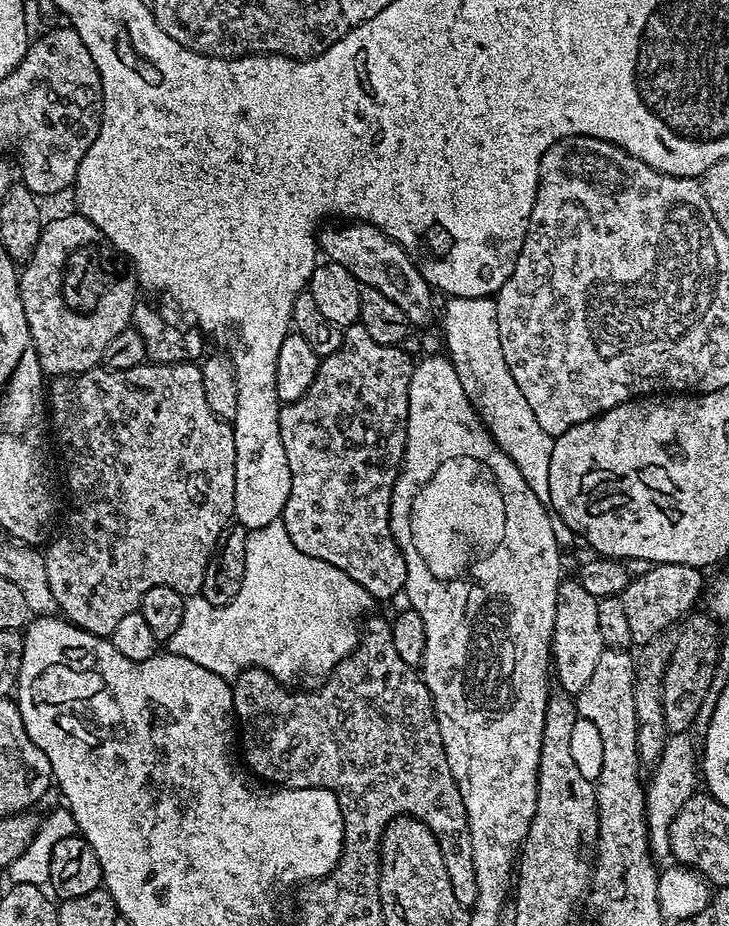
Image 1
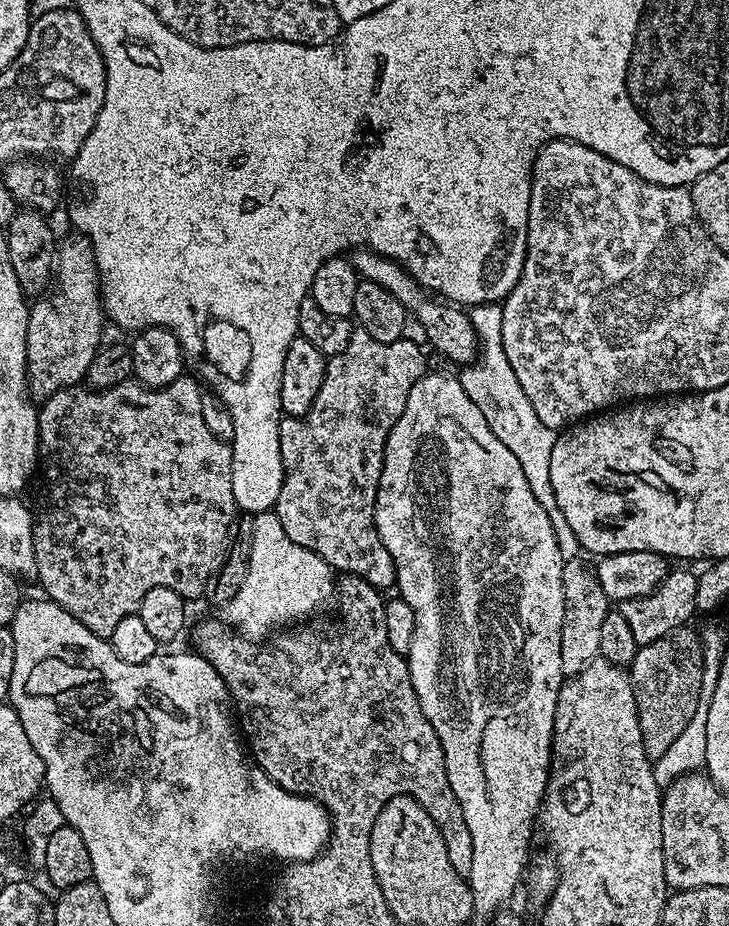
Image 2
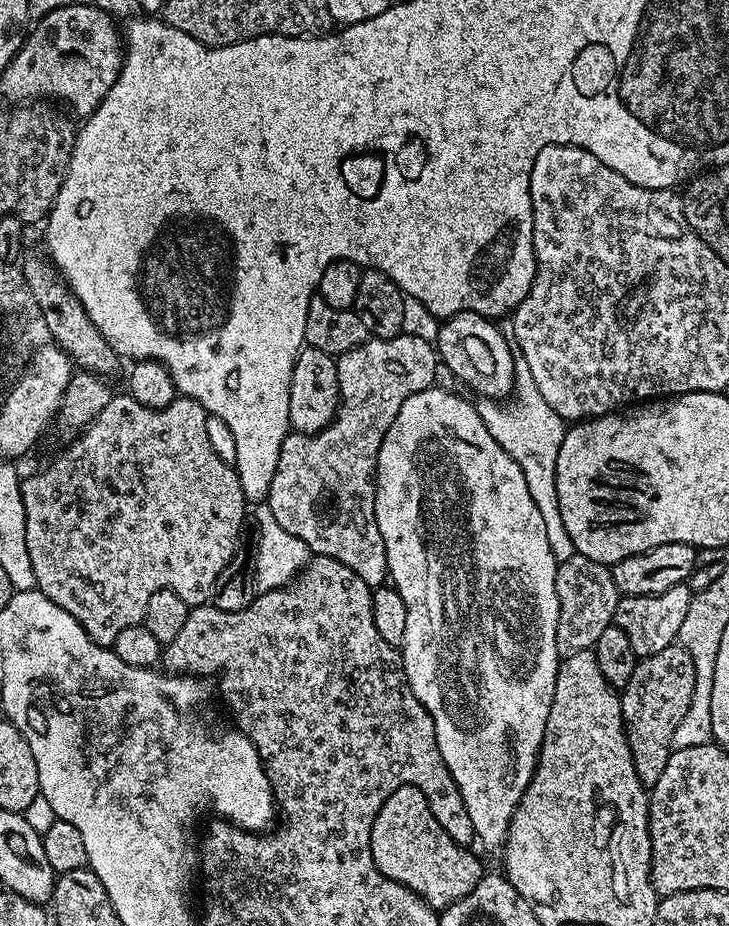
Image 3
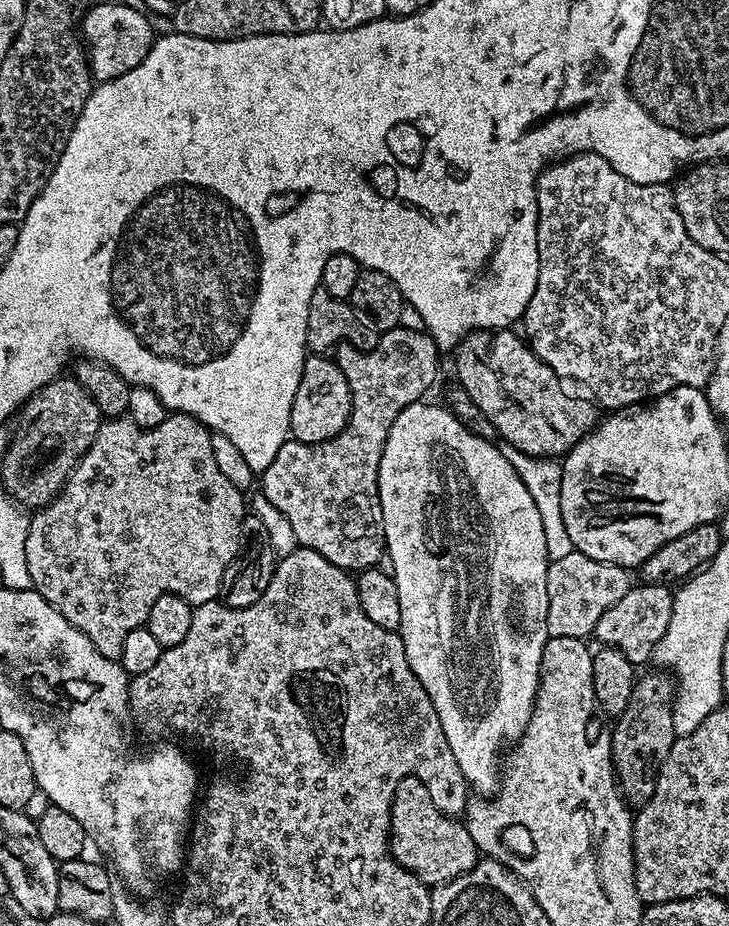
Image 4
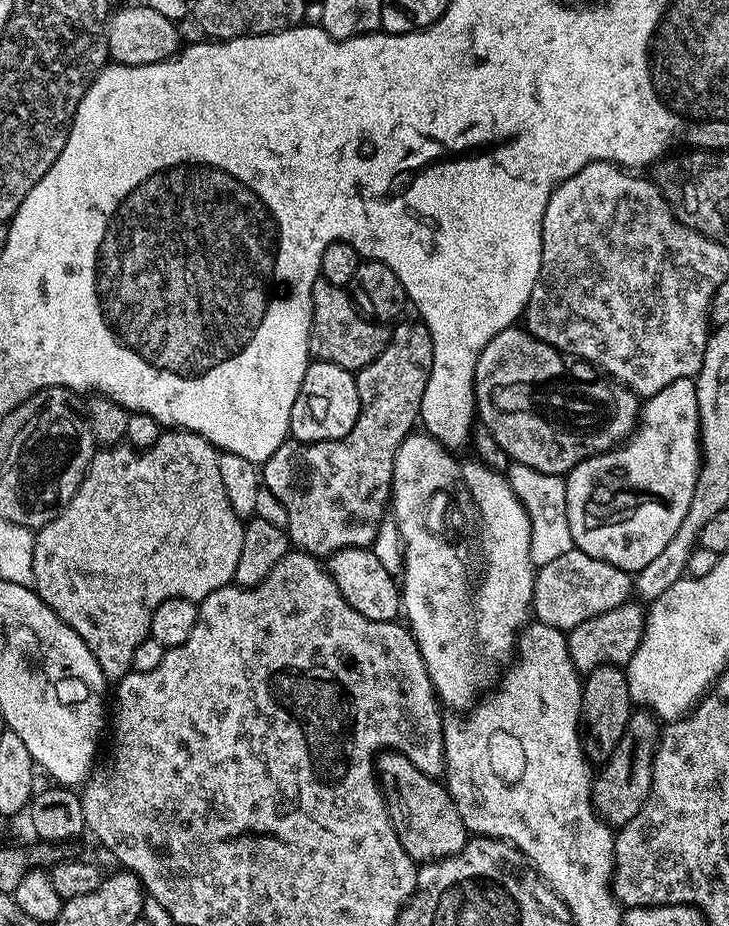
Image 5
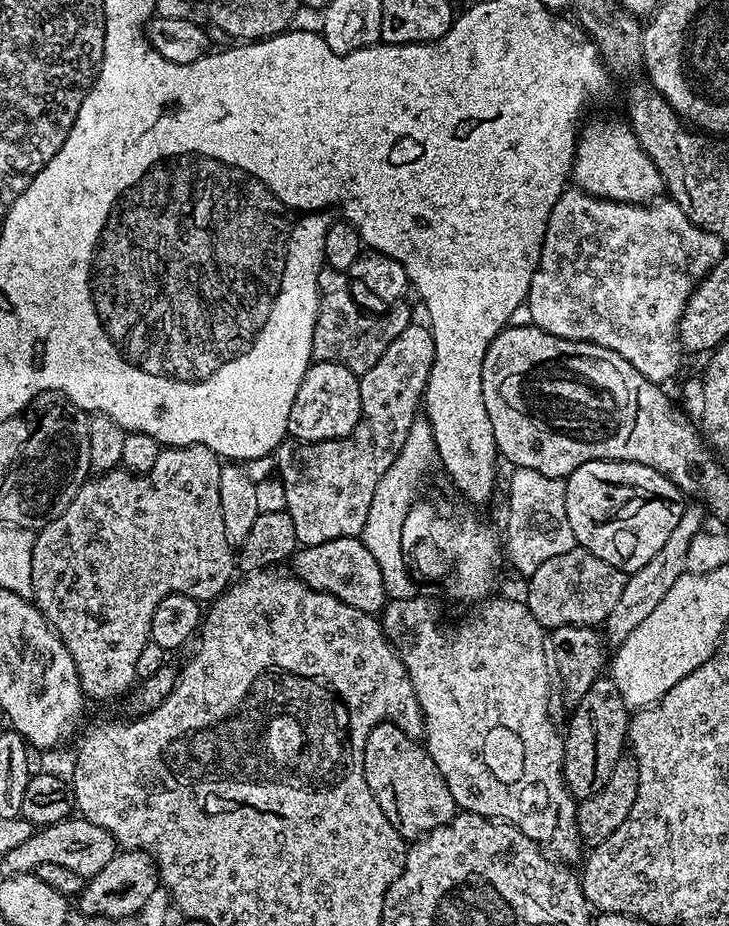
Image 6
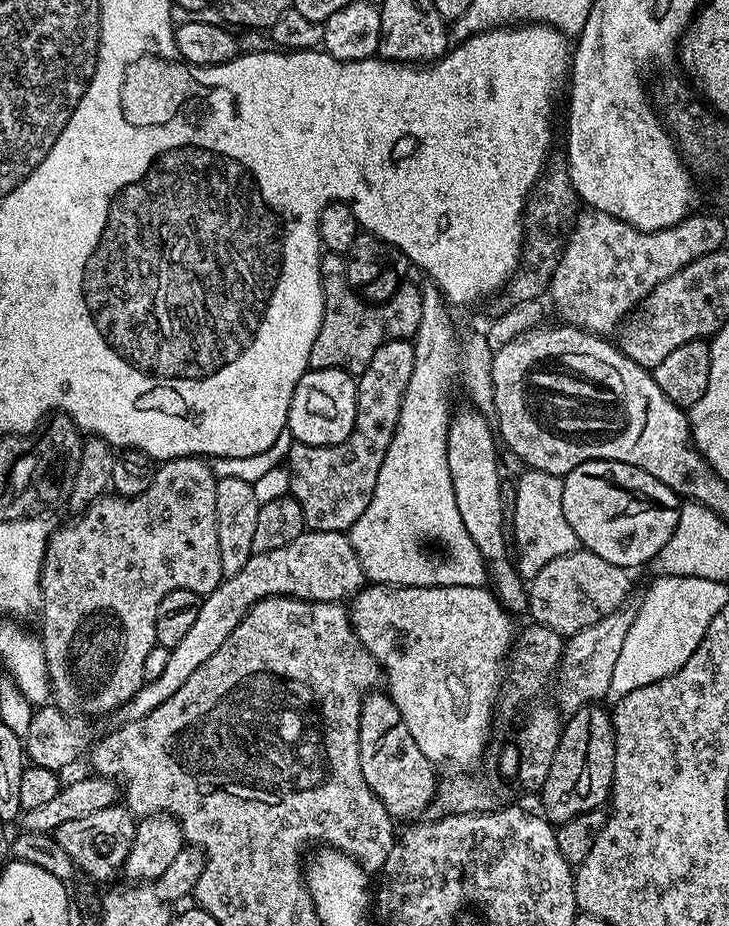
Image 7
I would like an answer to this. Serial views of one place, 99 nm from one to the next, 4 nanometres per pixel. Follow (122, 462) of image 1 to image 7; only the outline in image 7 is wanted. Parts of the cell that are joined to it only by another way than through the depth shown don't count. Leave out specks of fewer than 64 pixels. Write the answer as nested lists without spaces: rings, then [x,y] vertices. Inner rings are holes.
[[[179,456],[176,460],[165,460],[155,469],[153,482],[145,493],[137,497],[122,497],[117,494],[105,494],[95,500],[92,505],[79,513],[69,524],[64,524],[55,529],[48,540],[48,553],[44,556],[42,566],[42,594],[44,595],[44,610],[42,621],[44,625],[38,628],[42,637],[44,653],[46,654],[46,666],[48,677],[52,680],[52,695],[56,707],[65,710],[81,708],[84,712],[108,712],[115,713],[120,705],[124,704],[146,683],[144,671],[146,670],[146,654],[150,654],[152,648],[157,647],[154,622],[158,614],[158,605],[162,598],[179,588],[191,588],[193,590],[211,590],[217,588],[224,579],[222,570],[222,558],[218,555],[218,526],[216,525],[216,493],[217,476],[213,472],[213,465],[207,459],[199,456]]]

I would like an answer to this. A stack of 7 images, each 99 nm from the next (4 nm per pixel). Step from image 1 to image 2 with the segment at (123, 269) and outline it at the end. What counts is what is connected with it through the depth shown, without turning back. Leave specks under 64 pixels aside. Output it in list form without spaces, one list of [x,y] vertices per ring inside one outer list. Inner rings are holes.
[[[75,239],[57,247],[54,287],[28,309],[24,358],[28,391],[33,397],[47,398],[63,388],[77,387],[87,377],[90,362],[105,339],[106,313],[92,243]]]

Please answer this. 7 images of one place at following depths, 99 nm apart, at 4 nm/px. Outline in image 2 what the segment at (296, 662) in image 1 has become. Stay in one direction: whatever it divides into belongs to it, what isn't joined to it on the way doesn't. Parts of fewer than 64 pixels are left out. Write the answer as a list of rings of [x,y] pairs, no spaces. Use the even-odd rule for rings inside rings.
[[[275,511],[255,513],[251,521],[252,541],[246,582],[242,582],[242,590],[234,594],[232,601],[223,605],[222,620],[239,635],[260,642],[277,630],[307,621],[304,619],[311,612],[318,611],[331,596],[333,599],[334,570],[318,554],[298,546],[298,542],[290,542]]]

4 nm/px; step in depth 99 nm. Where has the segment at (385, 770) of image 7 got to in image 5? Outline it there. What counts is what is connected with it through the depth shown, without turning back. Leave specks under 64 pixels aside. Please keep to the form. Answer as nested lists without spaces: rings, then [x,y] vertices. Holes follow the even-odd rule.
[[[395,750],[379,753],[374,763],[380,788],[384,791],[384,801],[388,807],[388,817],[392,820],[392,828],[398,834],[398,842],[402,842],[402,850],[406,850],[412,860],[444,860],[447,856],[458,854],[468,845],[468,827],[462,822],[458,806],[454,806],[452,796],[441,781],[439,784],[438,781],[431,780],[420,769],[423,767],[417,761]]]

